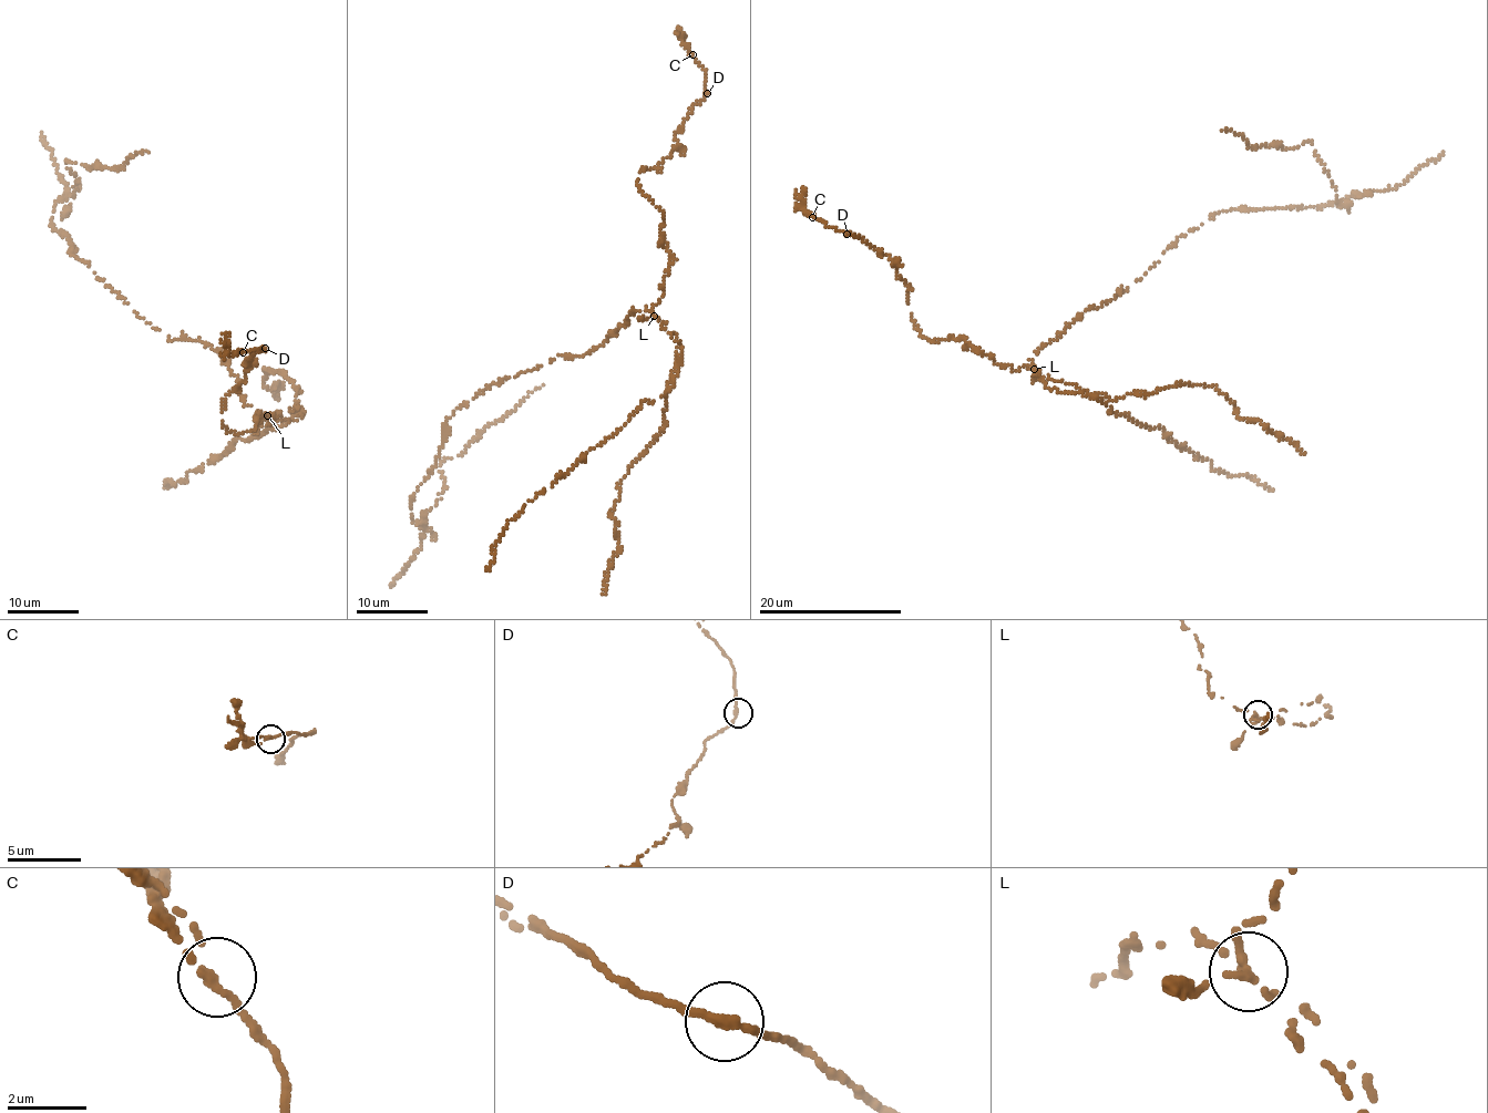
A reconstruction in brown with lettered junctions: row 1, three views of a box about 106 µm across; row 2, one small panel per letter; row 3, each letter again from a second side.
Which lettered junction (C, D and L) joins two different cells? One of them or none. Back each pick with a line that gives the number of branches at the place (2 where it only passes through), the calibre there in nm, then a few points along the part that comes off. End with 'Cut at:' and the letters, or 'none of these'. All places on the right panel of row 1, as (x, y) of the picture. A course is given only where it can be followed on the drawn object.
L: 2 branches meet; 240 nm thick; foreign part runs (1033, 369), (1037, 353), (1088, 309), (1218, 213), (1352, 203), (1335, 199), (1311, 141), (1255, 148), (1222, 131)
Cut at: L

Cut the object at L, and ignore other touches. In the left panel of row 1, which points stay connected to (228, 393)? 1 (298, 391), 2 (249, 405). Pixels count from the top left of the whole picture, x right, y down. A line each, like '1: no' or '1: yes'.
1: no
2: no

